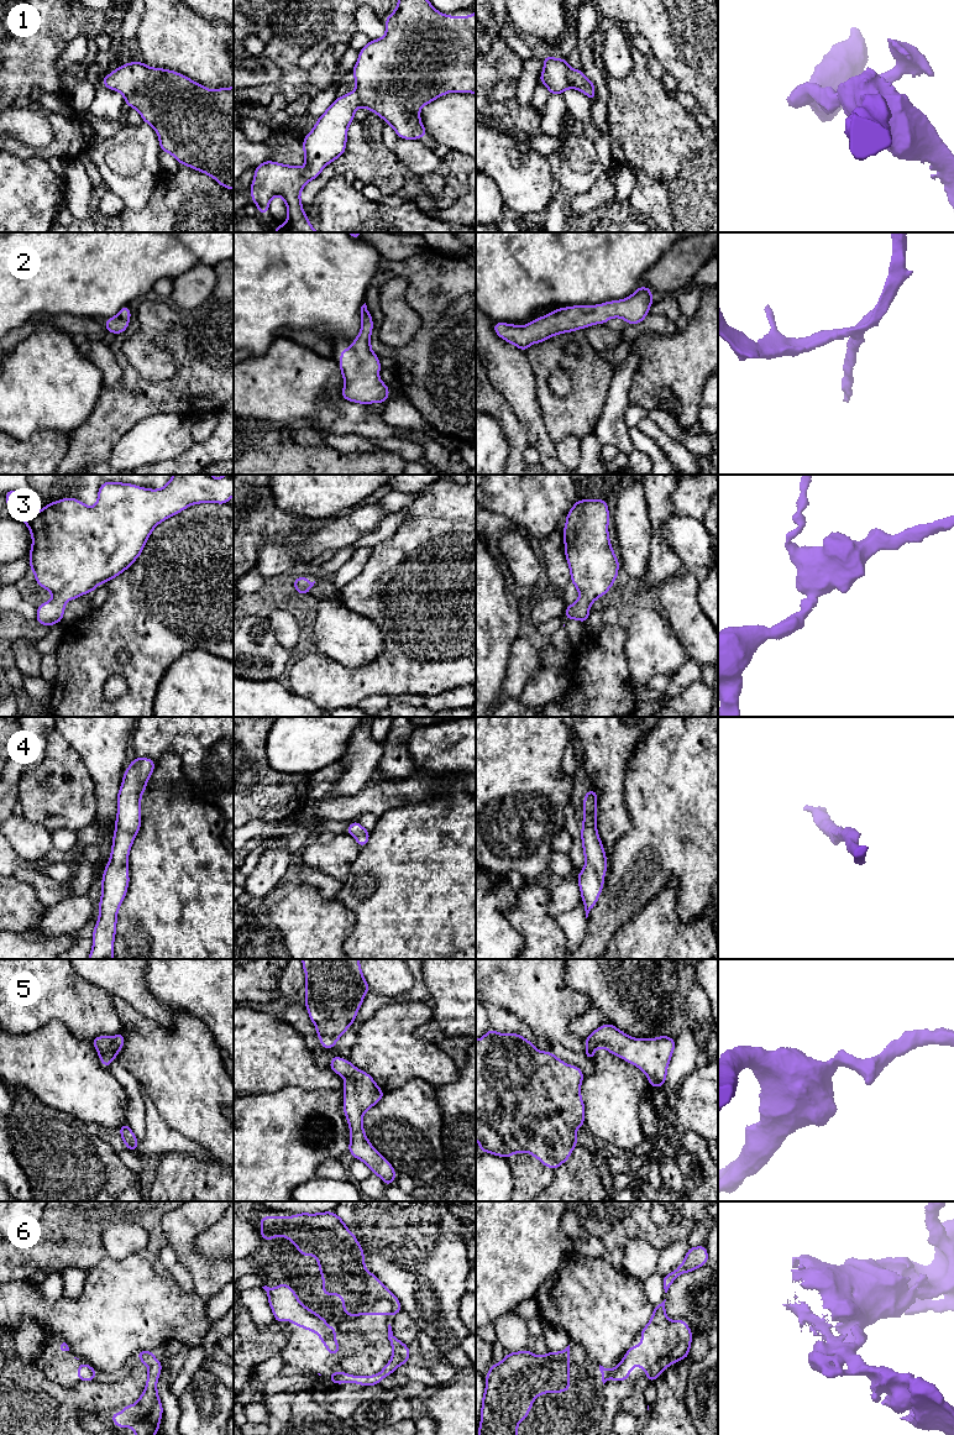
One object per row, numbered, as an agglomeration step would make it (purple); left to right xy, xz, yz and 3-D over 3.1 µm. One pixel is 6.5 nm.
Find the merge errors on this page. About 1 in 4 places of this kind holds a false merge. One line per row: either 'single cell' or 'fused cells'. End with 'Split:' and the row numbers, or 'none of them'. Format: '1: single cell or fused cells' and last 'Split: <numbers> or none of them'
1: single cell
2: single cell
3: single cell
4: single cell
5: single cell
6: single cell
Split: none of them

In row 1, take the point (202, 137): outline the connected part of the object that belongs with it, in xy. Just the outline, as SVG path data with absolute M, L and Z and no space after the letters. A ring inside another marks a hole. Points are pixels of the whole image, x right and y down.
M131 62L117 67L103 77L103 84L125 98L125 104L136 109L142 121L150 124L159 138L159 148L171 153L179 164L188 166L214 178L220 185L234 188L234 87L208 89L187 75L163 68L152 68L143 62Z

